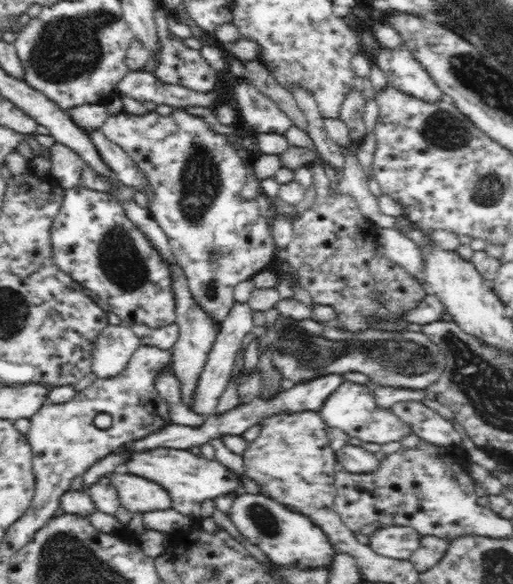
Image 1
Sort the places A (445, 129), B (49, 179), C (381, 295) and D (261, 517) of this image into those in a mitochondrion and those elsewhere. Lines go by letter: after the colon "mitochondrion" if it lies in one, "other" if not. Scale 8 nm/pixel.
A: mitochondrion
B: other
C: mitochondrion
D: mitochondrion

